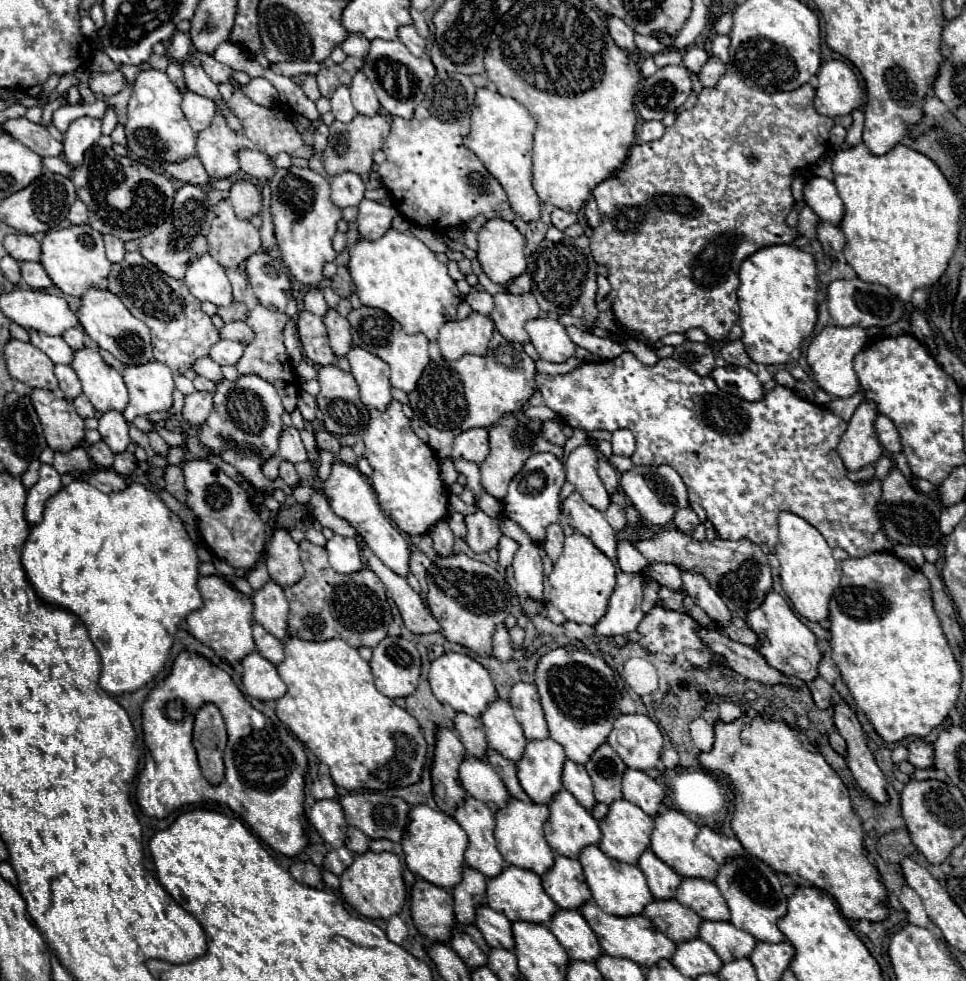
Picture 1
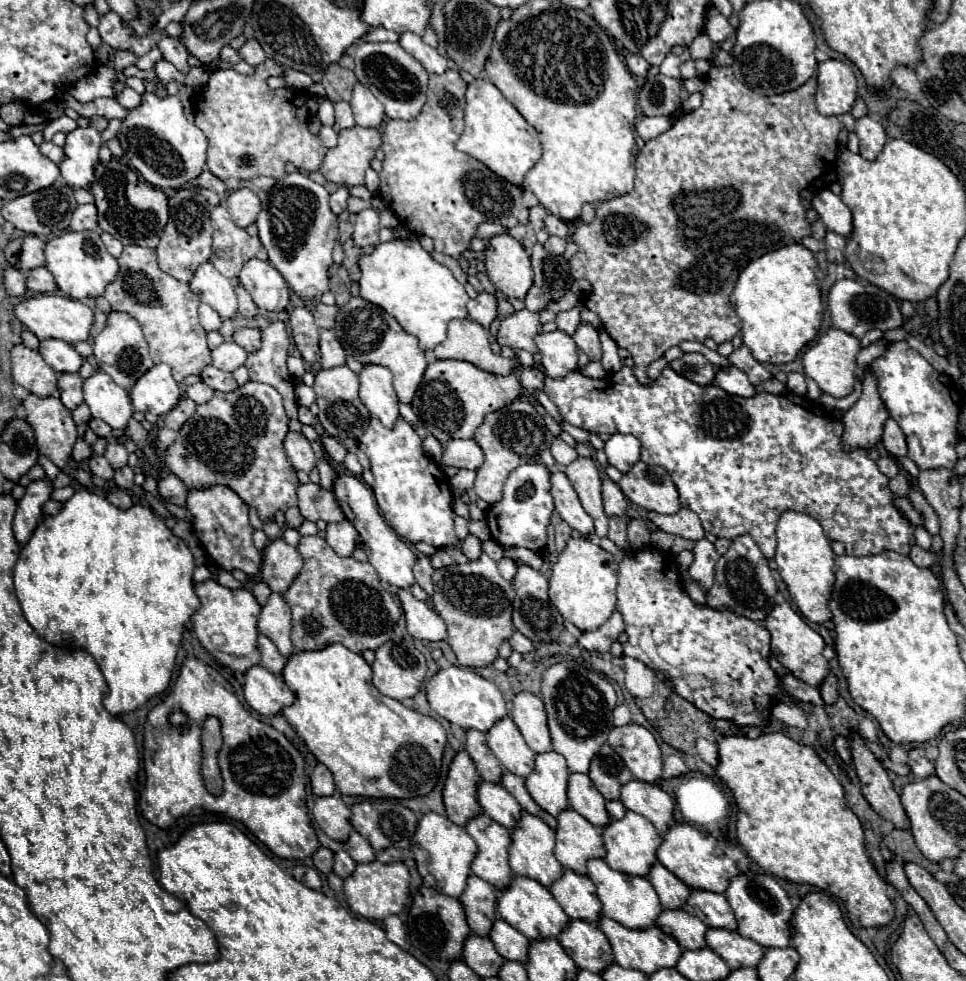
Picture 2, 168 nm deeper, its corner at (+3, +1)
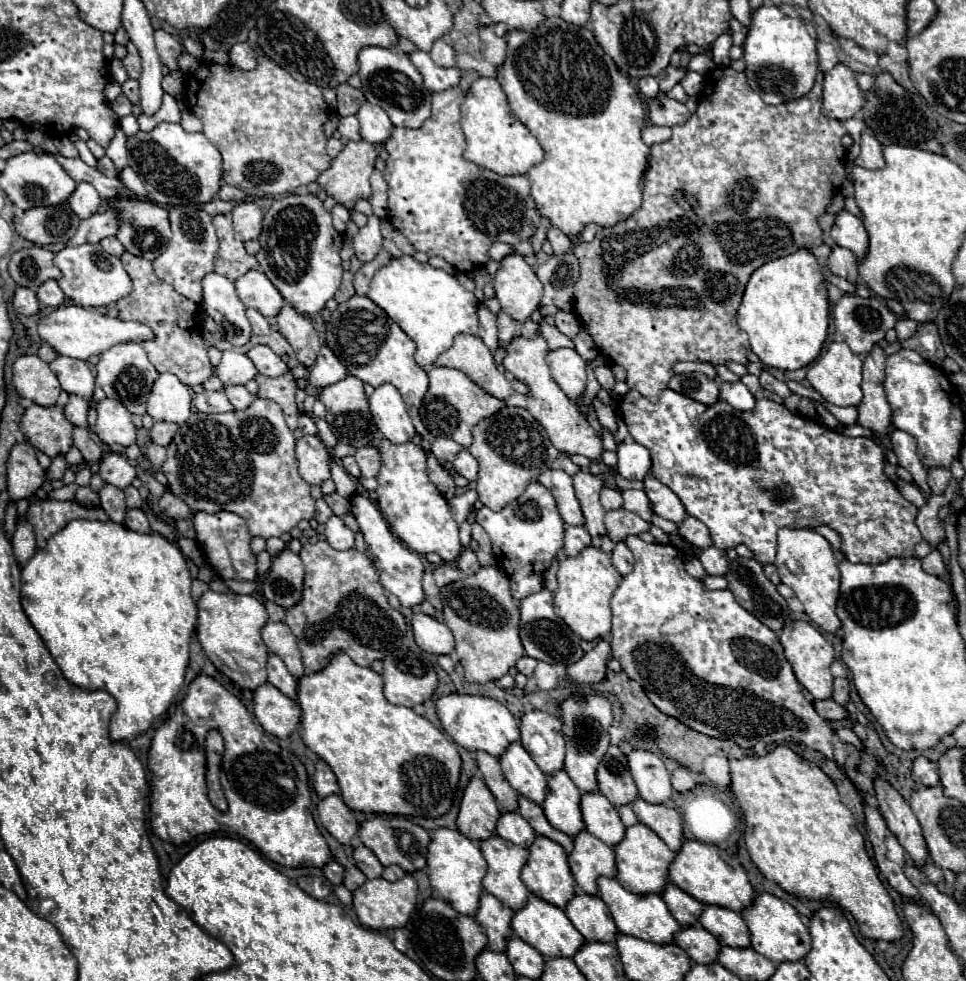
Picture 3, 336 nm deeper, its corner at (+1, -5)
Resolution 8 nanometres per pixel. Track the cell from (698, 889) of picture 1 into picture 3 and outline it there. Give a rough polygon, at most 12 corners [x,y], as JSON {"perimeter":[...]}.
{"perimeter":[[706,906],[700,924],[722,946],[748,948],[748,926],[738,912]]}

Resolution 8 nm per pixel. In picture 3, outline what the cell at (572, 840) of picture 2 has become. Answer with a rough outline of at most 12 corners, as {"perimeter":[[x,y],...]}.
{"perimeter":[[588,832],[574,836],[570,870],[584,894],[616,876],[612,848]]}

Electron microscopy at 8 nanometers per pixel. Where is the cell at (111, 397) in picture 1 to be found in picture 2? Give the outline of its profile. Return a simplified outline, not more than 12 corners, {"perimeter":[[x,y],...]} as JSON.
{"perimeter":[[106,372],[84,380],[84,402],[110,428],[132,418],[128,392]]}

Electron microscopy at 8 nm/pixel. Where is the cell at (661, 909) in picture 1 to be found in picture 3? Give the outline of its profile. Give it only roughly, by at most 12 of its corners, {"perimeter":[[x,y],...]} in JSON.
{"perimeter":[[700,924],[682,928],[674,942],[696,964],[716,962],[720,942]]}

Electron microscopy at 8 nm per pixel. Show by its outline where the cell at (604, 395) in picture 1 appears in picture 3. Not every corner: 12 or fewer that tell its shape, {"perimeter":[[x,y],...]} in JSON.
{"perimeter":[[768,398],[618,404],[716,548],[772,564],[826,524],[852,564],[914,556],[882,448]]}

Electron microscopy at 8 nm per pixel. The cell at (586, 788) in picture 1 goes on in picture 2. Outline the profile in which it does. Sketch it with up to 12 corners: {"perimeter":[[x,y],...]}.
{"perimeter":[[570,774],[568,806],[596,828],[610,816],[588,774]]}

